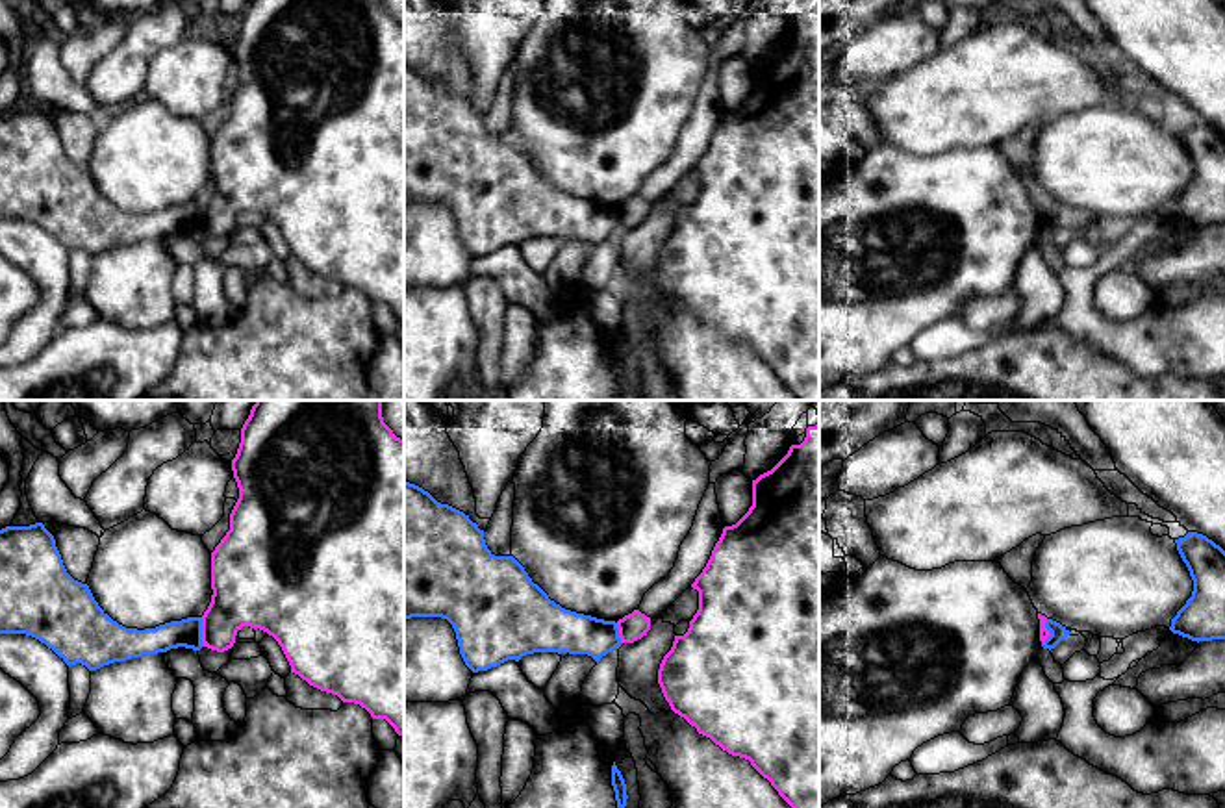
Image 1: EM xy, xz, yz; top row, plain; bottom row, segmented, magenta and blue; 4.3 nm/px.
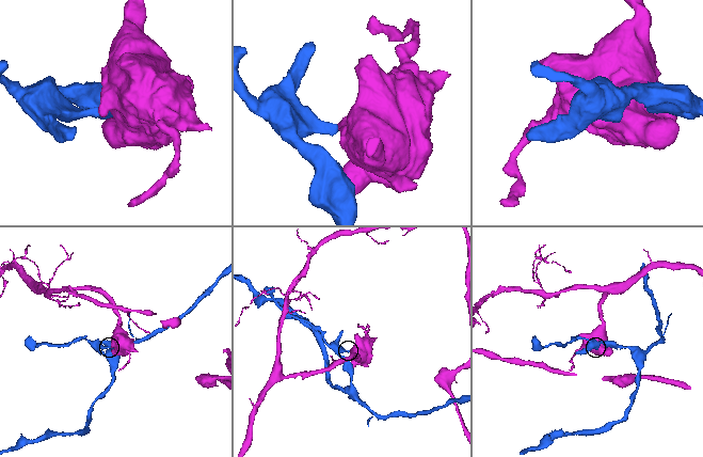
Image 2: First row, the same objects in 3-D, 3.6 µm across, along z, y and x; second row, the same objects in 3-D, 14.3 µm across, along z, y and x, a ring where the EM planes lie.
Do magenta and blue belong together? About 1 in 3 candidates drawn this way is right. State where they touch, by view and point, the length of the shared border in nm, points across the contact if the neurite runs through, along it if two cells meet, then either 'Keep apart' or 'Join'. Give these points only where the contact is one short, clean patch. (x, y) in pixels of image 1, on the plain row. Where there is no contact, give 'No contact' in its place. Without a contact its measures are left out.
Touches magenta at xy (202, 217). Shared border 130 nm. Boundary: xy (201, 202), (201, 227), (204, 230). Keep apart

